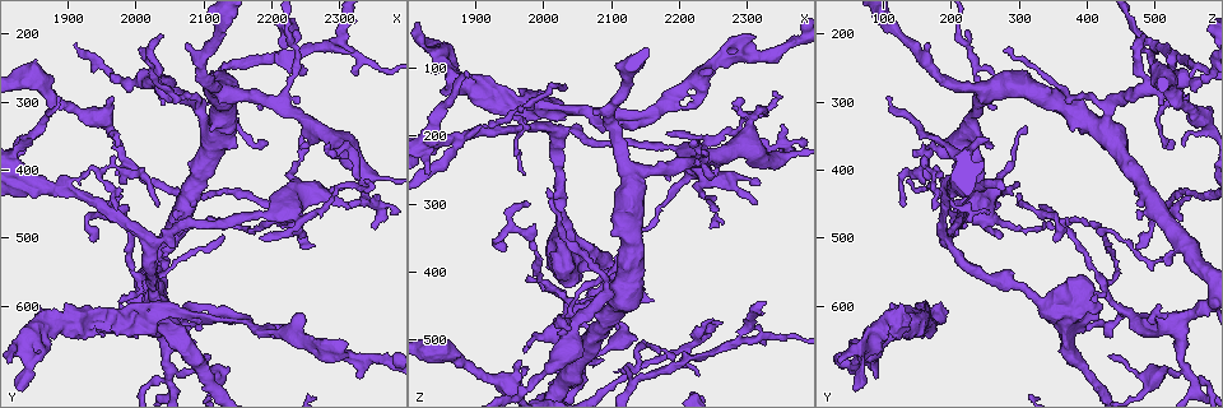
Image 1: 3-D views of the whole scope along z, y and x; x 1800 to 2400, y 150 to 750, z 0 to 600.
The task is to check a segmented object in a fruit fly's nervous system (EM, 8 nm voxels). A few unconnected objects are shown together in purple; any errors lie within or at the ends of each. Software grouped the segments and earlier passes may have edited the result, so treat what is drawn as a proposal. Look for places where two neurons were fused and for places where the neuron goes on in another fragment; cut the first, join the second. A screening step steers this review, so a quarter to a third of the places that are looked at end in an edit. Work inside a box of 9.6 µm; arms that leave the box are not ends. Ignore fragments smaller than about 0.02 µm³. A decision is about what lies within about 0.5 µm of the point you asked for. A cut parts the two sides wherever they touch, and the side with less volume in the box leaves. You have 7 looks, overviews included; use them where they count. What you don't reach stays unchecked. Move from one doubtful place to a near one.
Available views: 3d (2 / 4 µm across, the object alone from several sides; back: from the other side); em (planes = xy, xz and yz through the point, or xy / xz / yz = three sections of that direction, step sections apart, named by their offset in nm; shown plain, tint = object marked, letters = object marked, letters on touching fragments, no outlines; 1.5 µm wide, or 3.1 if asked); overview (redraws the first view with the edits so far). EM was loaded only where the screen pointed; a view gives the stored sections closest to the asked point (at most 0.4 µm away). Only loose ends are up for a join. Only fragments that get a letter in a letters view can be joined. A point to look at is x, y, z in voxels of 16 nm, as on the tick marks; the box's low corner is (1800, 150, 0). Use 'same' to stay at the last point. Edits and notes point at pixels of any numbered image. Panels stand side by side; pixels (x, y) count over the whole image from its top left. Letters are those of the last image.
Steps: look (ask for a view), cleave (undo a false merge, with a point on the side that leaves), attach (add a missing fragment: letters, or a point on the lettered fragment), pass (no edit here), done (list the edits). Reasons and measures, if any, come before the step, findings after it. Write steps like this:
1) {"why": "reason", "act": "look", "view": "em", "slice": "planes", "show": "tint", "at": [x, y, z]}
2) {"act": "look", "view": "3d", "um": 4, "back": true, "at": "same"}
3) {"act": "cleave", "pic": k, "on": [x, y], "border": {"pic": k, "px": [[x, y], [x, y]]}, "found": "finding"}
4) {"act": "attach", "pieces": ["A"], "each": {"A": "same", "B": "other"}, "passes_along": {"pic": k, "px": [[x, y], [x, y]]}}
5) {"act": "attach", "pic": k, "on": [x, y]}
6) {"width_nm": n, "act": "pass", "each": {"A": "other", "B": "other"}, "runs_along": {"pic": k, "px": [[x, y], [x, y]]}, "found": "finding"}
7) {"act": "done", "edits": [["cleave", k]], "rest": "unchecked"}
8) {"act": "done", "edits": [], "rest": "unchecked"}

{"why": "tapers out", "act": "look", "view": "3d", "um": 4, "at": [2260, 515, 475]}

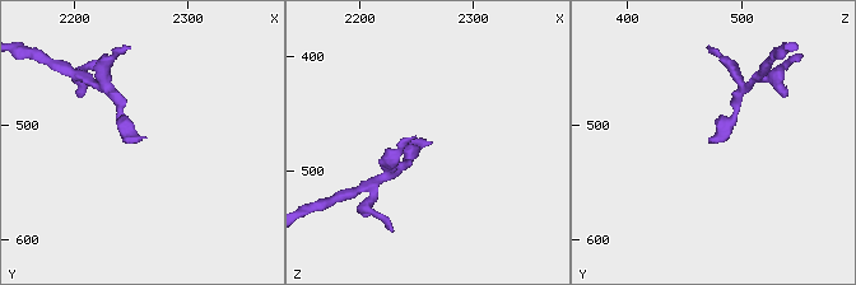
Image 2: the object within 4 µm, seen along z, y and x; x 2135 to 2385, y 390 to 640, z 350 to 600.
{"act": "look", "view": "em", "slice": "planes", "show": "letters", "at": [2264, 512, 476]}

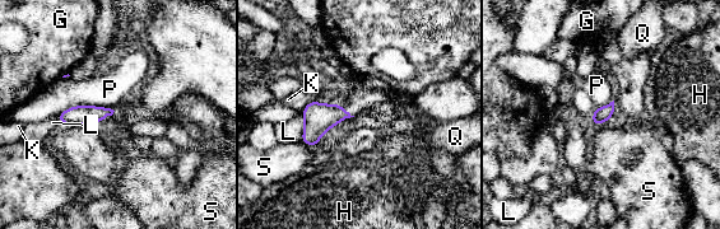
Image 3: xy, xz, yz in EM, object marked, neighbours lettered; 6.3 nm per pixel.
{"width_nm": 90, "longest_contact_nm": ["P", 340], "act": "pass", "each": {"G": "other", "H": "other", "K": "other", "L": "other", "P": "other", "Q": "other", "S": "other"}, "found": "none of them fits"}

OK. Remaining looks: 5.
{"act": "look", "view": "3d", "um": 2, "at": [2045, 605, 165]}

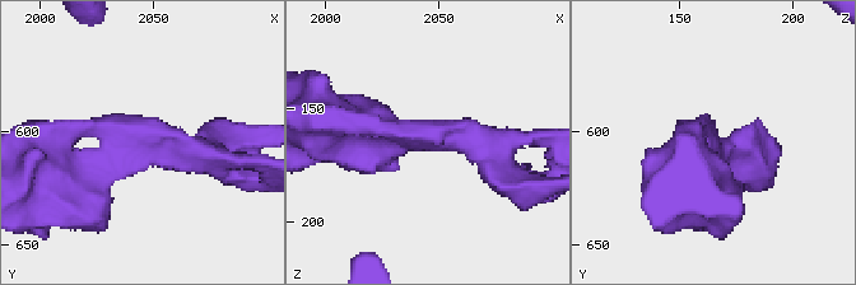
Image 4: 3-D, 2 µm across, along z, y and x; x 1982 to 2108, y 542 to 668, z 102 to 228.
{"why": "need the tissue", "act": "look", "view": "em", "slice": "planes", "show": "tint", "at": [2044, 604, 163]}

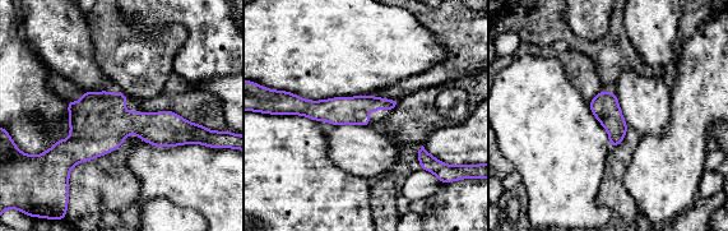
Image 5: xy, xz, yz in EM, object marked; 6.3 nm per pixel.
{"why": "see the neighbours", "act": "look", "view": "em", "slice": "planes", "show": "letters", "at": "same"}

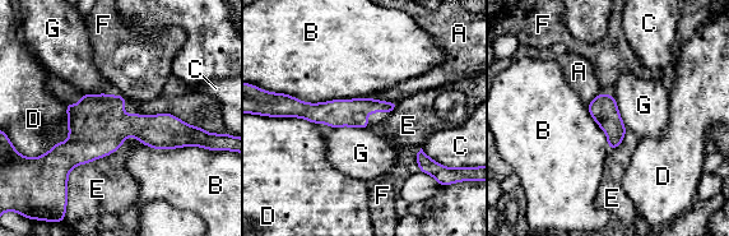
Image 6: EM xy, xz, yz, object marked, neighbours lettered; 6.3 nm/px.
{"width_nm": 180, "act": "pass", "each": {"A": "other", "B": "other", "C": "other", "D": "other", "E": "other", "F": "other", "G": "other"}, "border": {"pic": 6, "px": [[370, 126], [335, 126], [333, 129]]}, "found": "all the same neuron"}

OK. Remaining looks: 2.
{"act": "done", "edits": [], "rest": "unchecked"}

